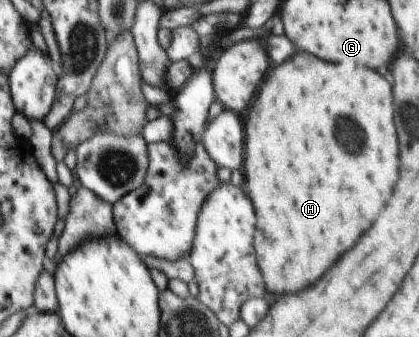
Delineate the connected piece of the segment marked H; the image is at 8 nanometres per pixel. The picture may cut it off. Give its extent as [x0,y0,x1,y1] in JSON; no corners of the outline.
[242,51,398,293]

